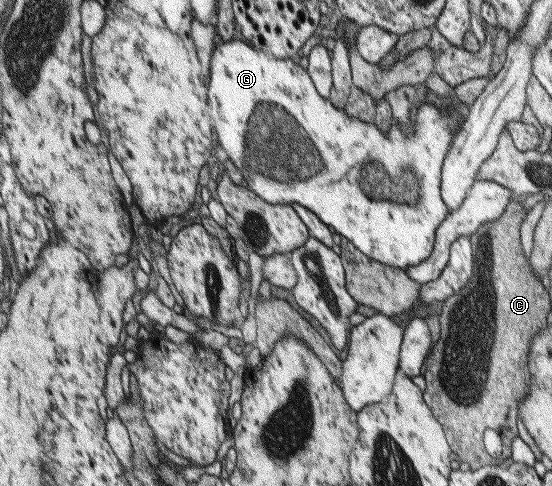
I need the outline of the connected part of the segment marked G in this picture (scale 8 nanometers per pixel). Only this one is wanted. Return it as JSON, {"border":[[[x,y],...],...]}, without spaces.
{"border":[[[227,41],[214,46],[210,57],[209,68],[209,117],[213,119],[213,129],[217,133],[219,145],[225,149],[229,159],[235,163],[235,167],[241,171],[246,187],[254,191],[263,201],[270,204],[289,204],[290,206],[301,204],[311,210],[327,227],[331,227],[345,239],[348,239],[363,255],[383,263],[385,265],[405,269],[417,265],[430,257],[432,253],[435,233],[438,226],[449,213],[447,204],[441,195],[441,174],[443,160],[447,157],[454,127],[458,124],[458,115],[455,110],[451,114],[439,112],[435,106],[425,103],[417,103],[416,109],[410,114],[412,127],[407,132],[392,119],[392,124],[387,136],[377,130],[372,123],[363,123],[356,117],[348,117],[343,110],[329,103],[319,96],[312,85],[309,73],[305,67],[295,64],[290,59],[277,59],[268,50],[251,49],[251,45],[245,45],[241,41]]]}

